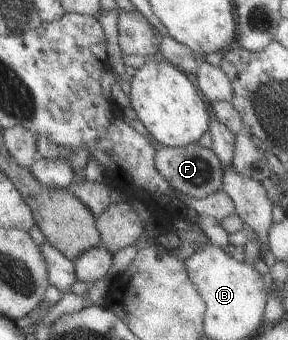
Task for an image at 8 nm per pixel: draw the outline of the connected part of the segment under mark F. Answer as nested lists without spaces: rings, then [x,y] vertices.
[[[197,142],[181,147],[162,145],[155,150],[153,161],[157,173],[169,184],[169,188],[184,192],[189,197],[204,198],[221,188],[223,172],[218,158],[210,149]]]

